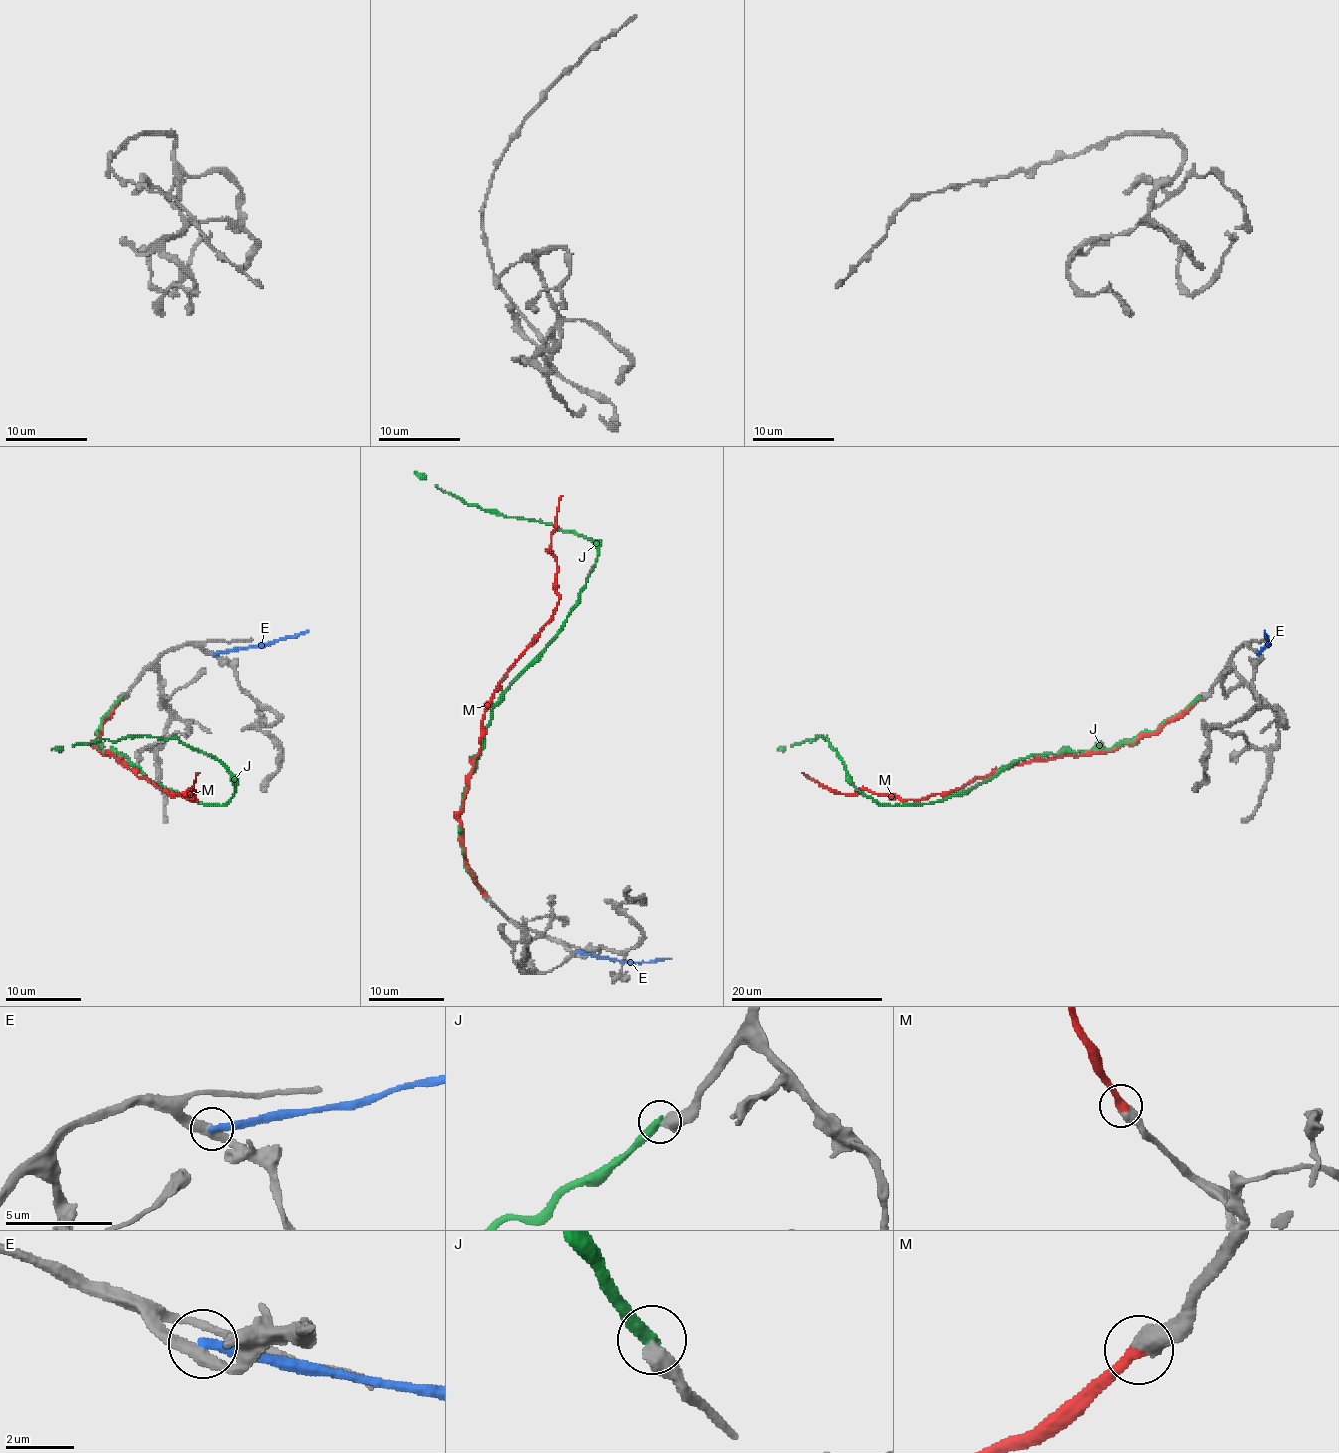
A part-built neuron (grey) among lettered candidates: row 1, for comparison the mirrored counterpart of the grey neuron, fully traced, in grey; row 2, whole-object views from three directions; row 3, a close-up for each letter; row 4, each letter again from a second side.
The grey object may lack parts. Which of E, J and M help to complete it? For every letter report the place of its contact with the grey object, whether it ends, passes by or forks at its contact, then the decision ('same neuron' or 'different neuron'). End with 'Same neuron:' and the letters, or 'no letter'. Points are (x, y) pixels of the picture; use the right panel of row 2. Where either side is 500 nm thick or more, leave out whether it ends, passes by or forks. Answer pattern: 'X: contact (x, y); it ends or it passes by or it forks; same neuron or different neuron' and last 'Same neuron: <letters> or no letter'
E: contact (1257, 653); it ends; different neuron
J: contact (1198, 697); different neuron
M: contact (1200, 699); same neuron
Same neuron: M

